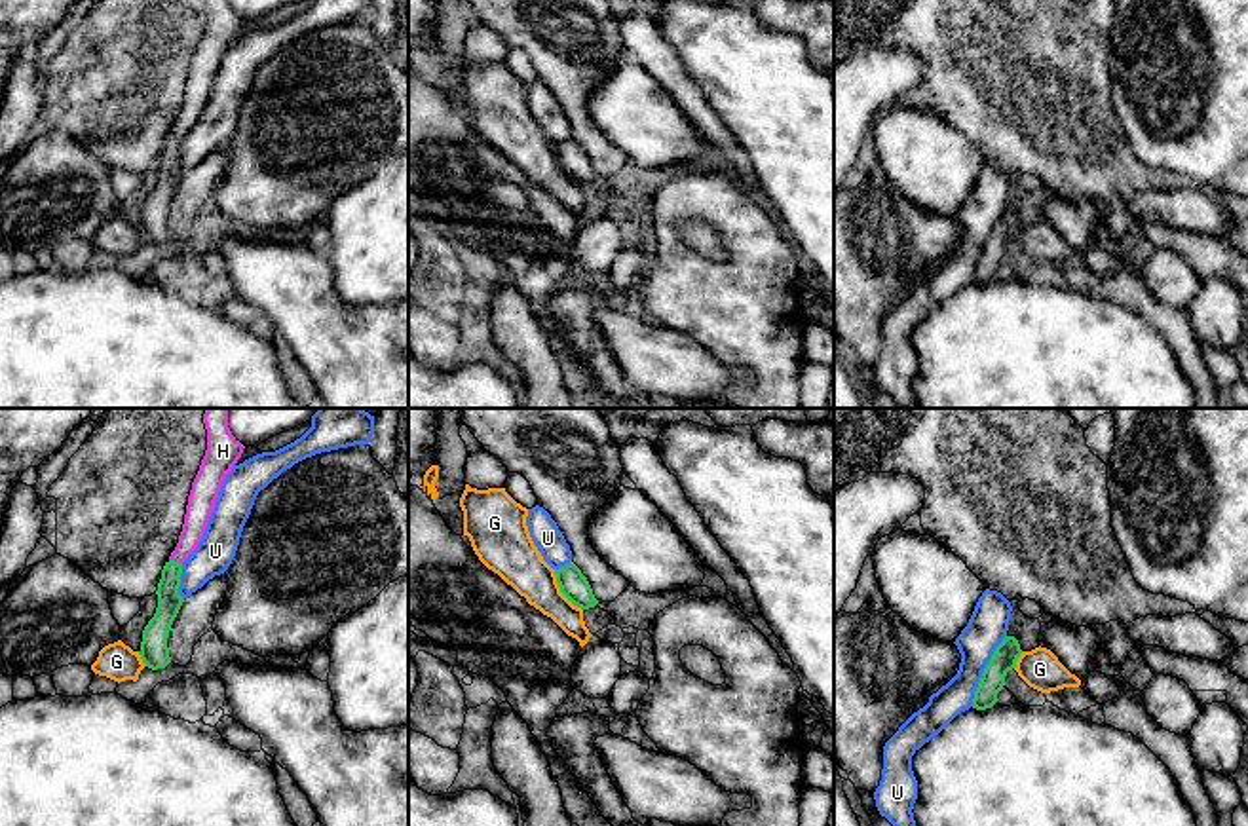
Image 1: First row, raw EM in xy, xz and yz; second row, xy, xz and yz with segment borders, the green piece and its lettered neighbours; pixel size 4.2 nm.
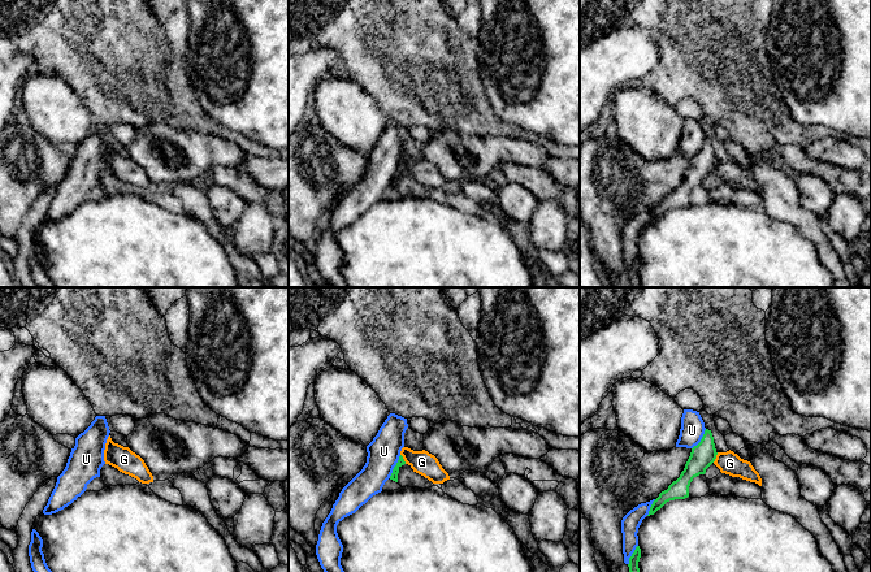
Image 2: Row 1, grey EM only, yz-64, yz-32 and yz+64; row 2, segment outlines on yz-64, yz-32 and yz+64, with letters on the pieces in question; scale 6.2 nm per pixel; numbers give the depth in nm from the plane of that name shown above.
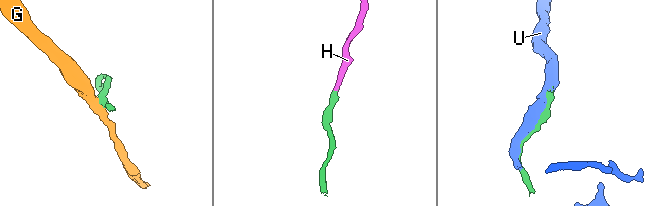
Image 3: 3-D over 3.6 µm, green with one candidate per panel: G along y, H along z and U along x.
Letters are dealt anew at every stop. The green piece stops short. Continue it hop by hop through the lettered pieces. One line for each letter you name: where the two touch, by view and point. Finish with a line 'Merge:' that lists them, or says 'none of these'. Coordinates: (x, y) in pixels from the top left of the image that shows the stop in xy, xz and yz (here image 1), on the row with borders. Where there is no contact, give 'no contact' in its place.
H: meets green in xy at (173, 561)
Merge: H

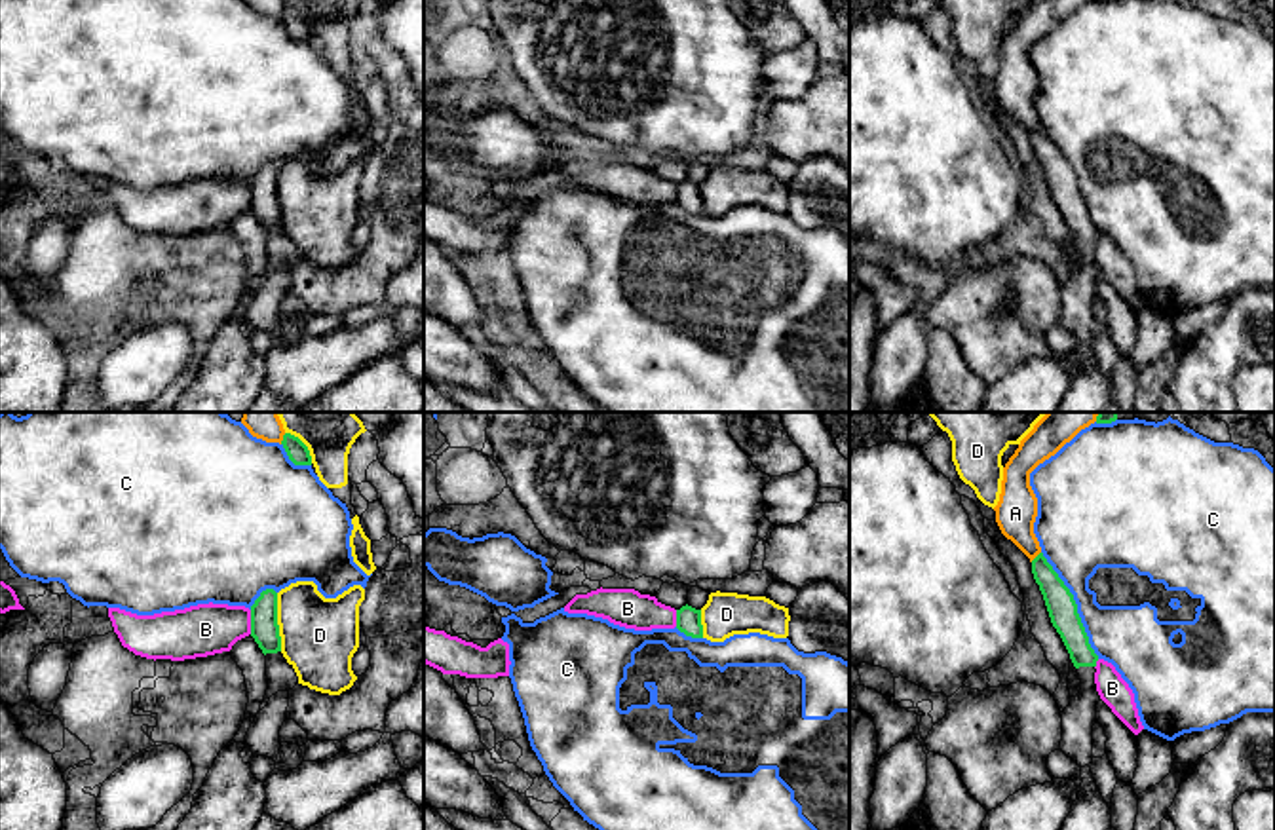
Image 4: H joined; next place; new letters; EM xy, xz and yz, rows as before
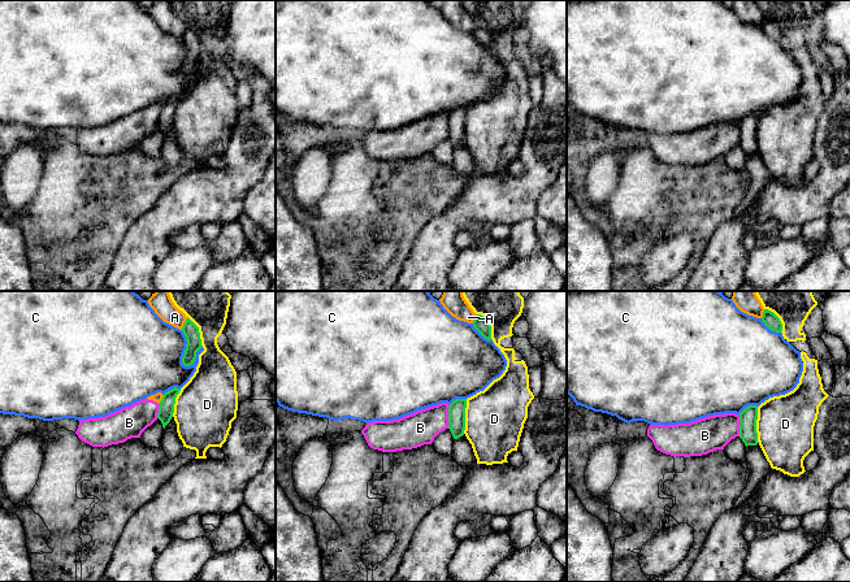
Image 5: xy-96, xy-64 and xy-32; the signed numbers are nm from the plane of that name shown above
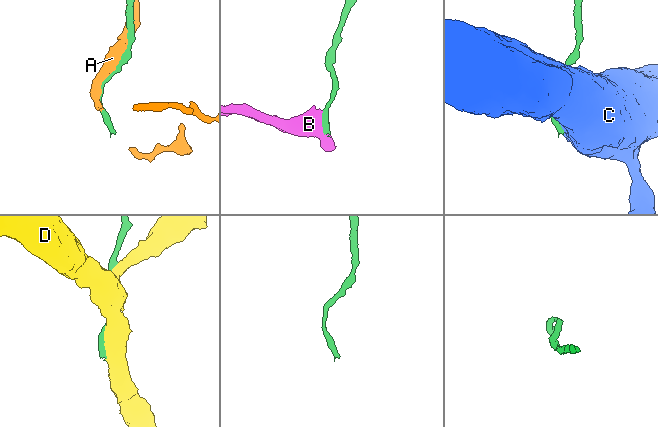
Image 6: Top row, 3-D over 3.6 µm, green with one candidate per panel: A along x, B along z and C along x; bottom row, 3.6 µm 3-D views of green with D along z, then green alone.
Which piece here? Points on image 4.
Merge: none of these

